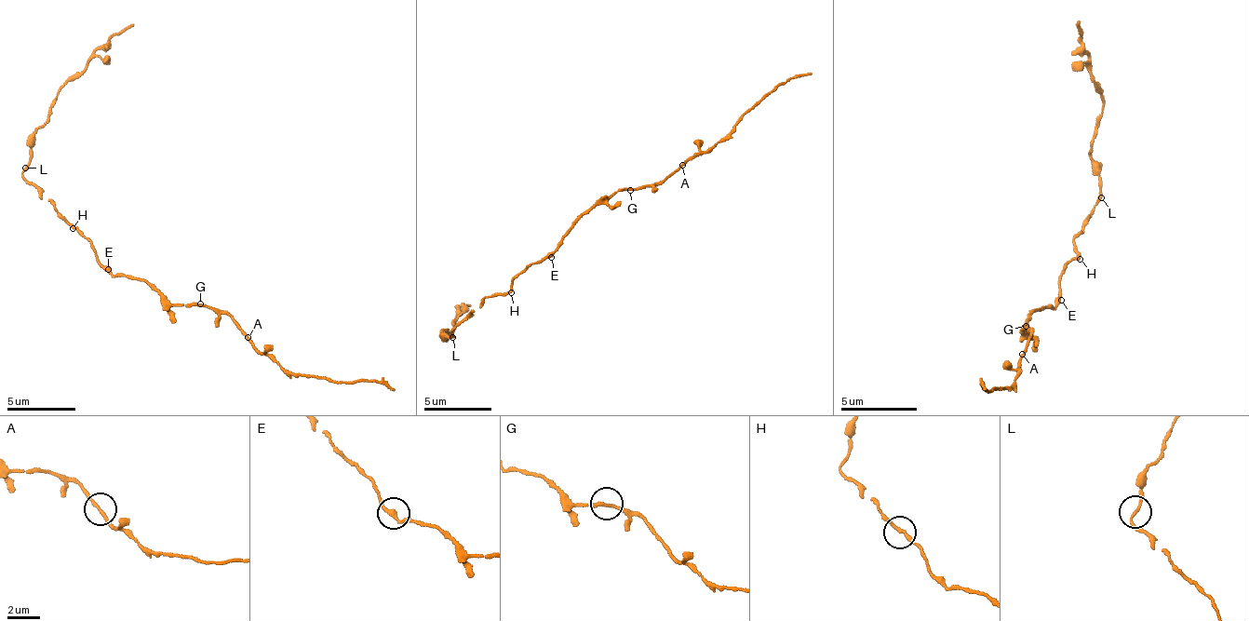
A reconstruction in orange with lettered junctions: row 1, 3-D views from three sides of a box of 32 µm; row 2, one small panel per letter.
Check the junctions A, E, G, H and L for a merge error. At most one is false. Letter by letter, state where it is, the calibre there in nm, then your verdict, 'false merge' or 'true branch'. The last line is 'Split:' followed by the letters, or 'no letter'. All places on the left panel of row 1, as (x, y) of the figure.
A: (248, 337) | 160 nm | false merge
E: (108, 269) | 220 nm | true branch
G: (200, 303) | 180 nm | true branch
H: (73, 228) | 170 nm | true branch
L: (25, 168) | 160 nm | true branch
Split: A

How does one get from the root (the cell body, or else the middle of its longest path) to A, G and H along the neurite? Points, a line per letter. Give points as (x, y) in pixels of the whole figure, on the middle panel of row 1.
A: (548, 253), (557, 247), (572, 223), (609, 195), (625, 188), (654, 187), (681, 164)
G: (548, 253), (557, 247), (572, 223), (609, 195), (630, 190)
H: (548, 253), (518, 275), (512, 282), (511, 292)

